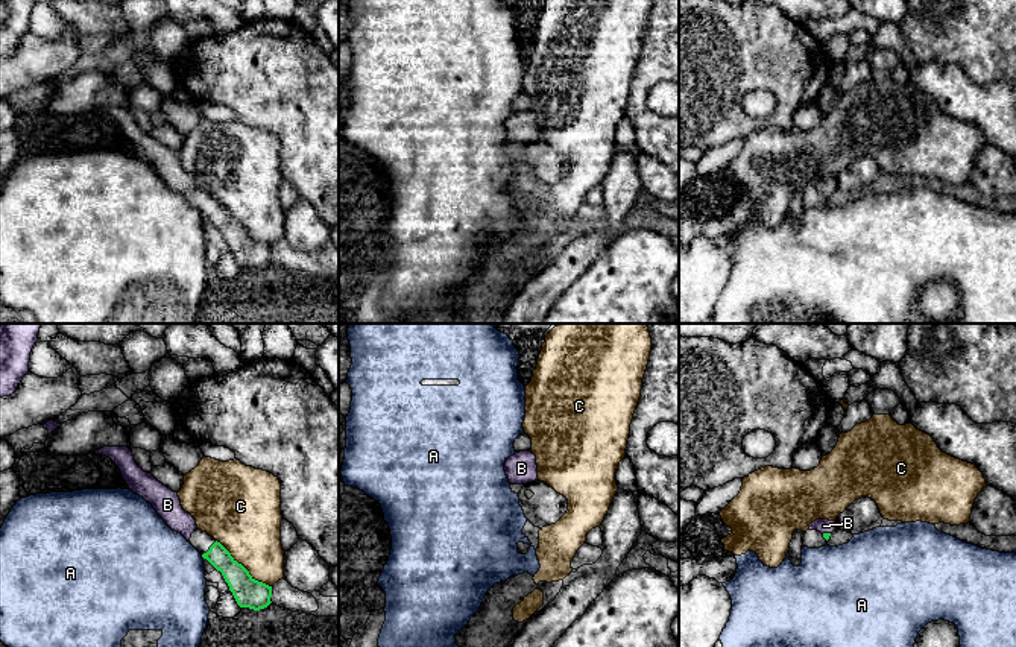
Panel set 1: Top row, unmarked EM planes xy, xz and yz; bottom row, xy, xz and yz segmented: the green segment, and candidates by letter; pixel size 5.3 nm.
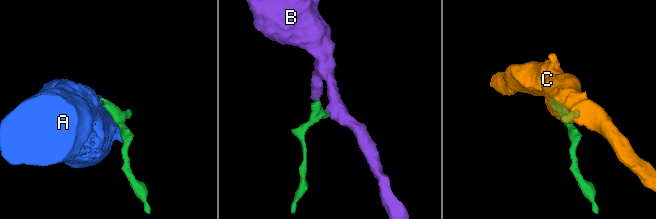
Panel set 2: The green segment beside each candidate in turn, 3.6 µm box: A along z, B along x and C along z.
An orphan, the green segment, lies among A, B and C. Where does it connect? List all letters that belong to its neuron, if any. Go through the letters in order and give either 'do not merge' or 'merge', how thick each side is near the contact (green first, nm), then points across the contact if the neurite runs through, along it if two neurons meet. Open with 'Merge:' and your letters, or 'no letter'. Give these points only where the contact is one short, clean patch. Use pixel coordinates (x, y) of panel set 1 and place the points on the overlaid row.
Merge: B
A: do not merge; calibres 140 and 480 nm; border xy (201, 555), (204, 558)
B: merge; calibres 30 and 80 nm; way yz (825, 535), (825, 533), (823, 526)
C: do not merge; calibres 160 and 360 nm

